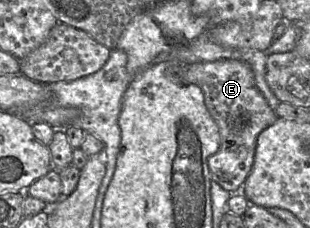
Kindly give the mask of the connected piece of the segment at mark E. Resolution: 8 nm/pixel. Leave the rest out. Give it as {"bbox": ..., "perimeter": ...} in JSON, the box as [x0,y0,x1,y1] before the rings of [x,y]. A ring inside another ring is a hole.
{"bbox":[183,59,278,192],"perimeter":[[[224,59],[188,64],[183,66],[183,78],[202,89],[205,105],[218,126],[220,147],[207,160],[211,181],[233,192],[252,170],[259,134],[274,124],[278,116],[256,86],[253,70],[243,61]]]}

